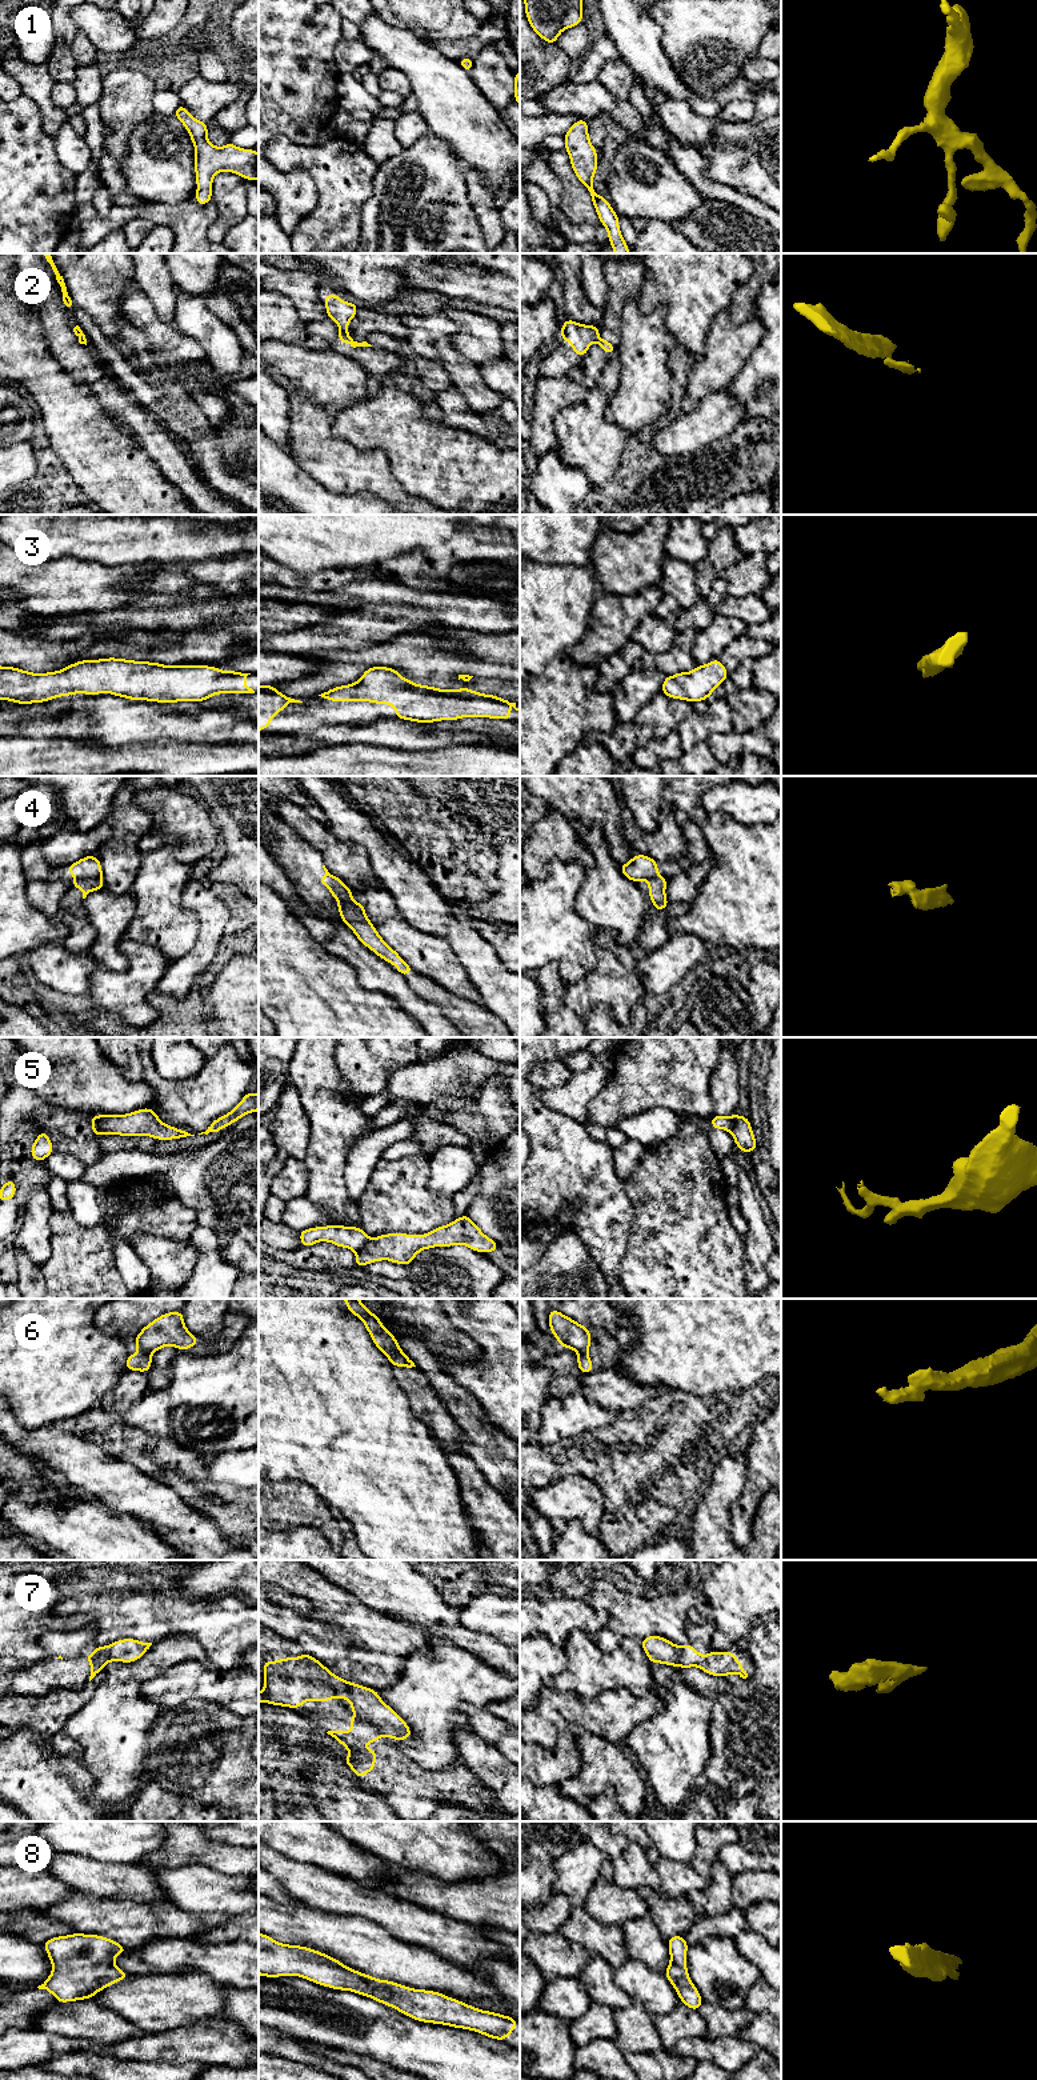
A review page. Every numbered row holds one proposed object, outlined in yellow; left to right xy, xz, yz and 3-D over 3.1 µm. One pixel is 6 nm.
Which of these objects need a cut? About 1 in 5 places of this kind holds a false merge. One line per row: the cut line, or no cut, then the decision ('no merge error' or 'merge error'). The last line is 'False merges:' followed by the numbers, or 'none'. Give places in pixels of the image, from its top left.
1: no cut; no merge error
2: cut in xz along (340, 330), (347, 332); merge error
3: no cut; no merge error
4: cut in xy along (100, 876), (76, 880); merge error
5: cut in yz along (729, 1116), (731, 1131); merge error
6: cut in xy along (139, 1351), (149, 1355); merge error
7: no cut; no merge error
8: no cut; no merge error
False merges: 2, 4, 5, 6

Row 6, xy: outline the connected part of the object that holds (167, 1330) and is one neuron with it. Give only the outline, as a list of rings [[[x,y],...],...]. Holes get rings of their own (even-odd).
[[[181,1311],[167,1312],[159,1316],[145,1325],[135,1337],[139,1352],[147,1355],[152,1355],[168,1345],[185,1351],[195,1347],[197,1343],[199,1339],[185,1327]]]

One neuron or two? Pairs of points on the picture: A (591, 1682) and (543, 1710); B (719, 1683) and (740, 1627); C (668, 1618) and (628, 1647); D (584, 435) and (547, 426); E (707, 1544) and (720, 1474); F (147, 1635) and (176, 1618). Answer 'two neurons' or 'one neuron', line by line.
A: two neurons
B: two neurons
C: two neurons
D: two neurons
E: one neuron
F: one neuron

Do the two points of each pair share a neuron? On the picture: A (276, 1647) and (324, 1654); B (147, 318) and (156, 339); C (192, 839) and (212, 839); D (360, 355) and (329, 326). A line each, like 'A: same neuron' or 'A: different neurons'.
A: different neurons
B: same neuron
C: same neuron
D: same neuron

